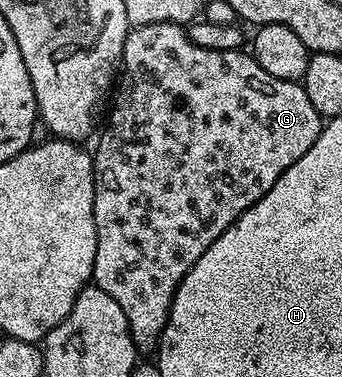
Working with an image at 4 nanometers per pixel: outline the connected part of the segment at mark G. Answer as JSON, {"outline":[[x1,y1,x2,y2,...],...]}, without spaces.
{"outline":[[148,23,147,25,136,25,130,30,129,36,125,38,121,62,119,64,119,86,116,88,115,94,111,99,111,107,113,103,113,112,110,113,109,124,106,125,105,132,102,133,101,140,97,143,97,151,94,150,92,152,93,196,95,197,95,233,97,234,97,248,95,249,95,265,93,266,92,282,99,289,103,289,103,293,107,293,107,297,115,297,115,302,118,303,119,309,123,309,123,313,129,322,129,331,133,335,133,344,137,346,138,352,156,352,157,345,161,341,163,329,167,325,167,317,169,316,169,310,173,304,173,298,177,292,177,287,181,284,183,276,193,268,195,261,199,261,199,257,203,257,203,253,207,253,207,249,211,249,211,245,215,240,217,240,217,238,219,238,248,207,254,207,257,202,272,189,275,185,275,181,279,181,279,177,283,177,283,173,287,169,291,169,291,165,295,165,295,161,299,161,299,157,303,157,303,153,307,153,307,149,311,149,311,145,315,145,315,141,321,132,323,117,317,112,315,105,311,105,311,101,307,101,307,93,305,92,304,86,302,86,300,82,292,83,291,81,283,81,279,77,271,77,271,73,267,73,267,69,263,69,263,65,259,65,254,61,252,54,245,52,244,55,243,52,244,50,241,49,236,51,201,49,199,45,195,45,189,40,188,30,179,23]]}

